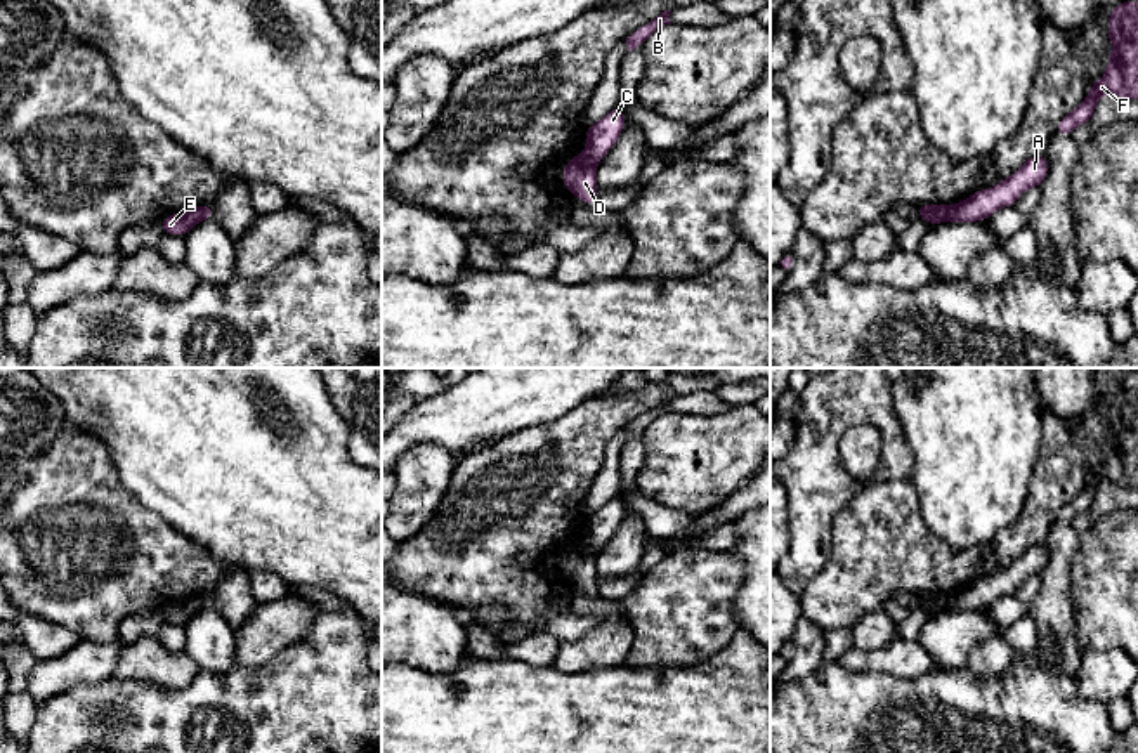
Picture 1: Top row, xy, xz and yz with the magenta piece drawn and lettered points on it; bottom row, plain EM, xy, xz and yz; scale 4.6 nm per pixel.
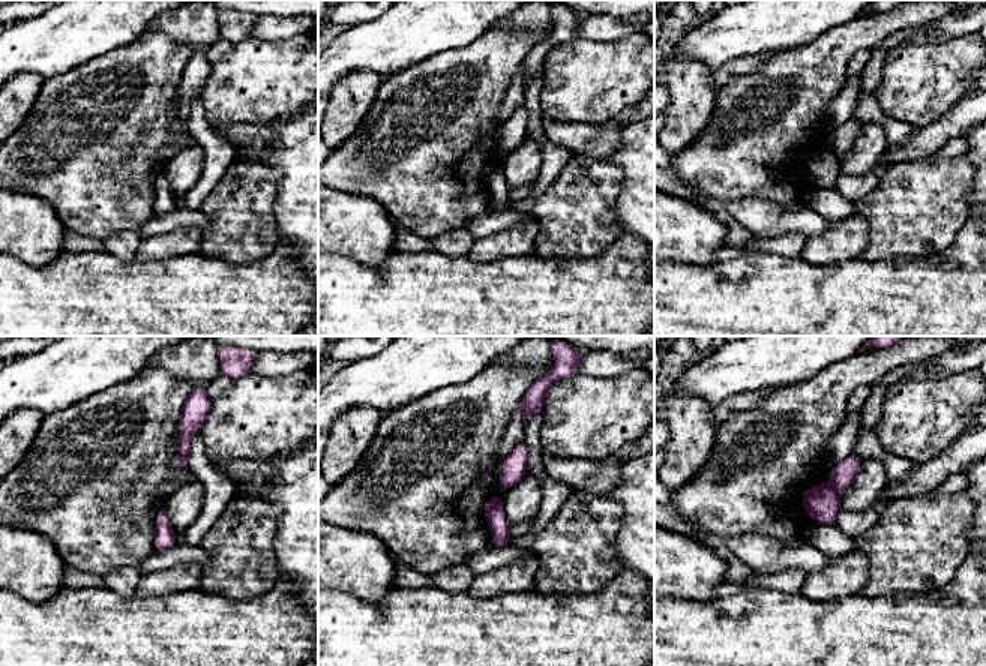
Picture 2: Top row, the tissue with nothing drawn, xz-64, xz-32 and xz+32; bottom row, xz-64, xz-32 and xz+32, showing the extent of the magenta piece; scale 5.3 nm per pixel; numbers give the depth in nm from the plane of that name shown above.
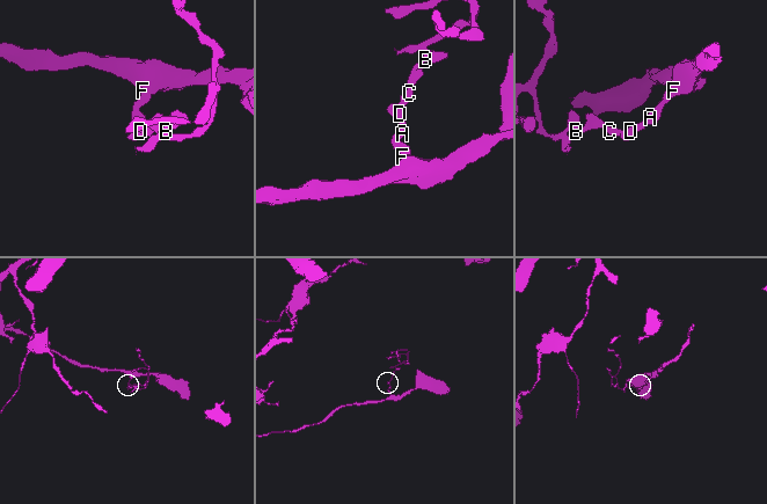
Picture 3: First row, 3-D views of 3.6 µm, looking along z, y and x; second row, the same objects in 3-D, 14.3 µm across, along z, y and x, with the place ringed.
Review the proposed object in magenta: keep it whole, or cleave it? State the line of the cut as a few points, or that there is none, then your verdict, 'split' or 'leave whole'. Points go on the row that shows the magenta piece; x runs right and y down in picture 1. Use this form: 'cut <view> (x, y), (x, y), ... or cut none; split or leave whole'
cut xz (583, 151), (595, 163); split

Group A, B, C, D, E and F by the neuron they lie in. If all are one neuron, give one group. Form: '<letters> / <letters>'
A D E F / B C

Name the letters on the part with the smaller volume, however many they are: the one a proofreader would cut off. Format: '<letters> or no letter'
B, C

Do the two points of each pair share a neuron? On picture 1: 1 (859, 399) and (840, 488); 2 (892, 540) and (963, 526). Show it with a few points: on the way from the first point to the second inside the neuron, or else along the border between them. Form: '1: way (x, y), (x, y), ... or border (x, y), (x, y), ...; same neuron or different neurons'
1: way (837, 422), (828, 431), (828, 465); same neuron
2: border (916, 493), (923, 523), (954, 550), (968, 550); different neurons

